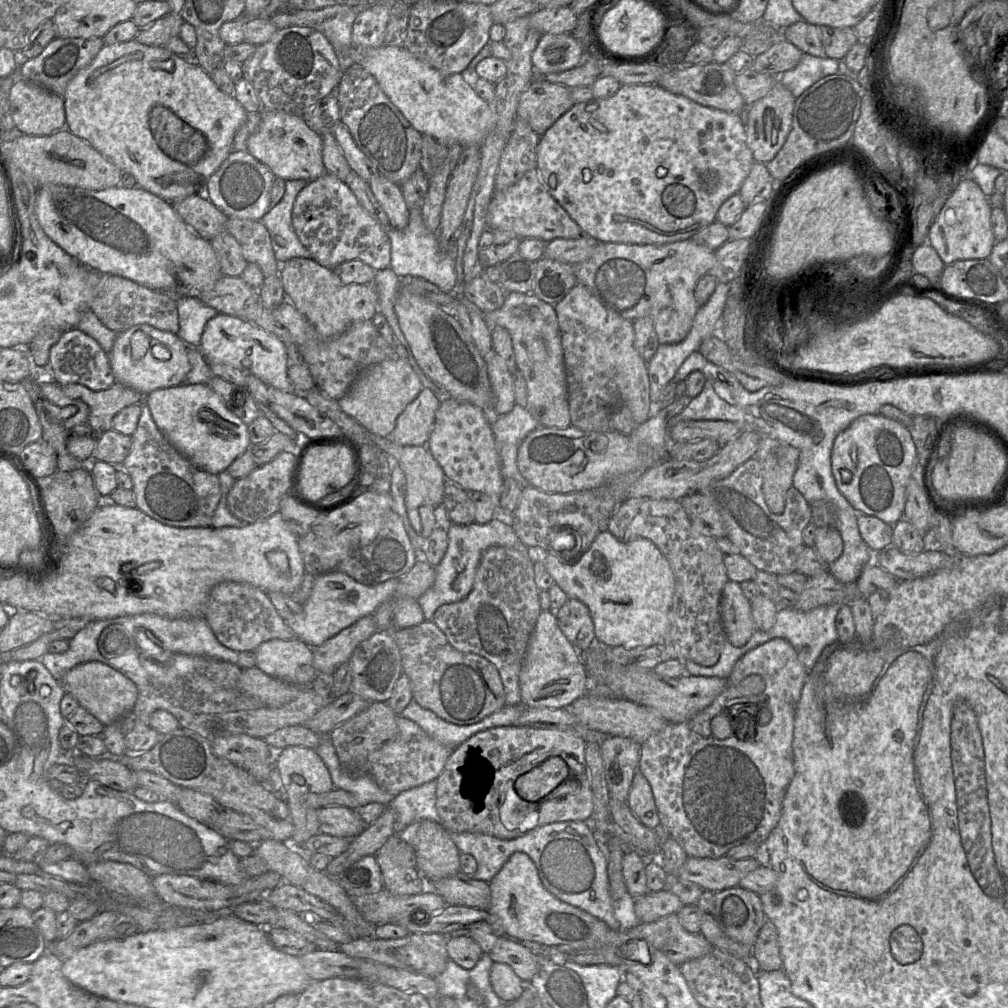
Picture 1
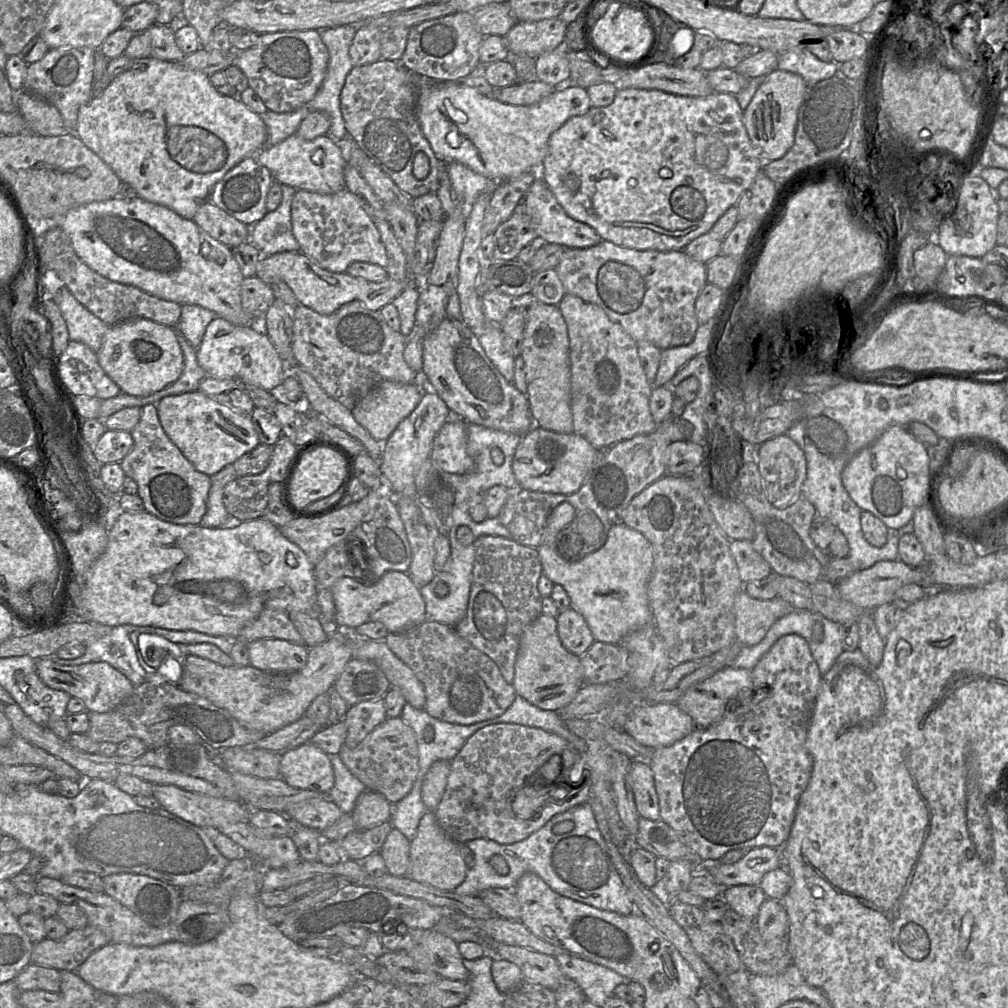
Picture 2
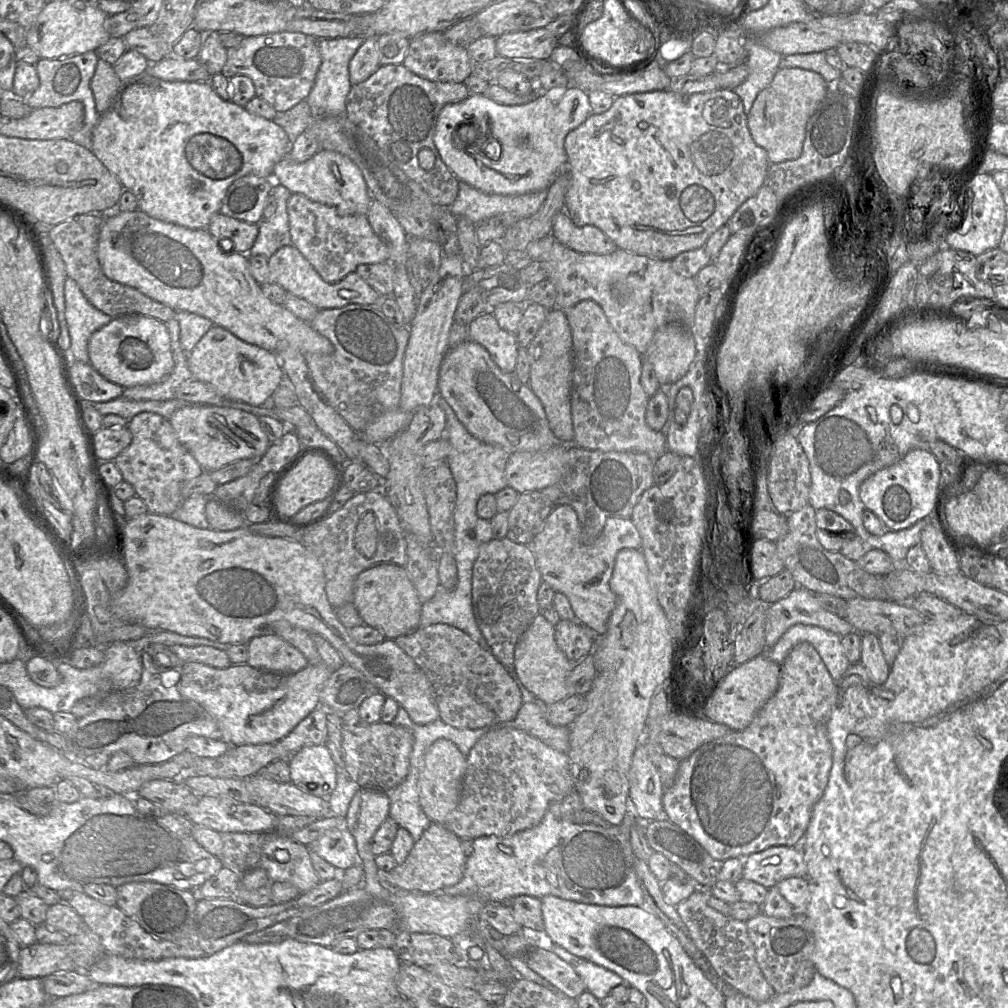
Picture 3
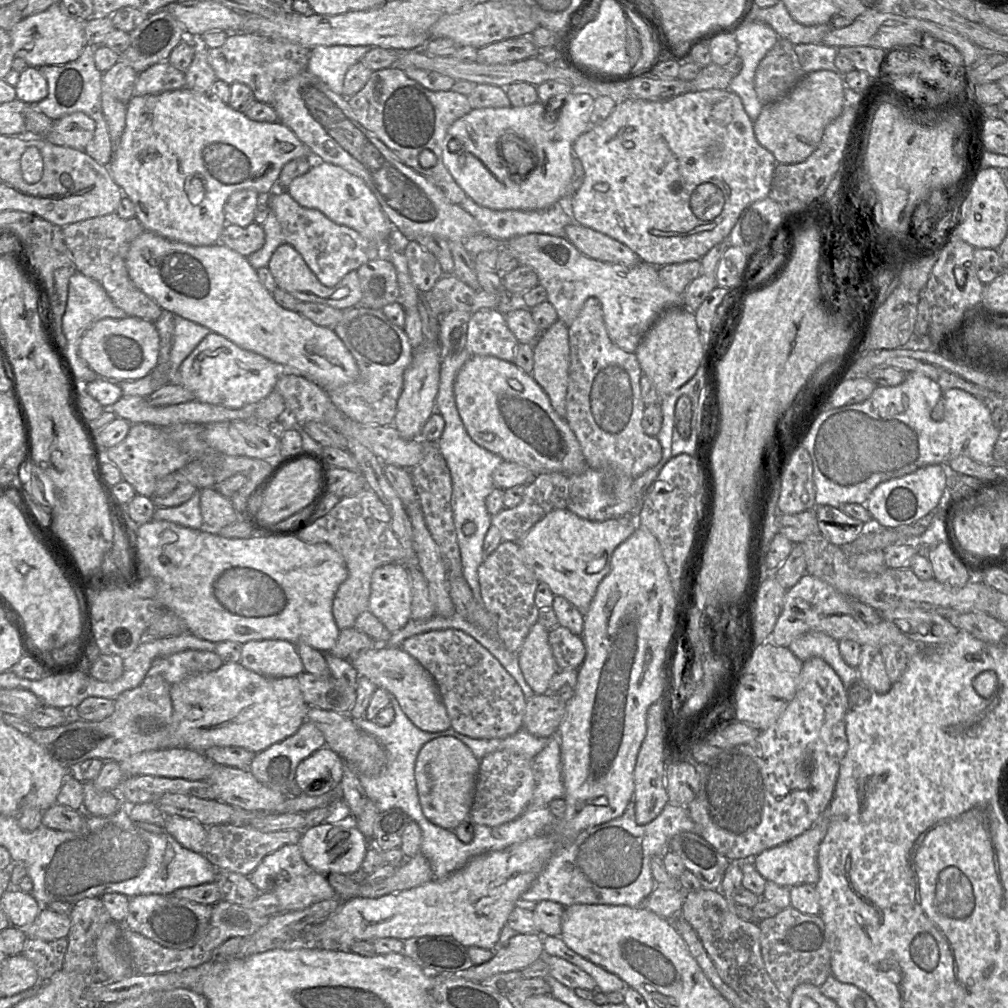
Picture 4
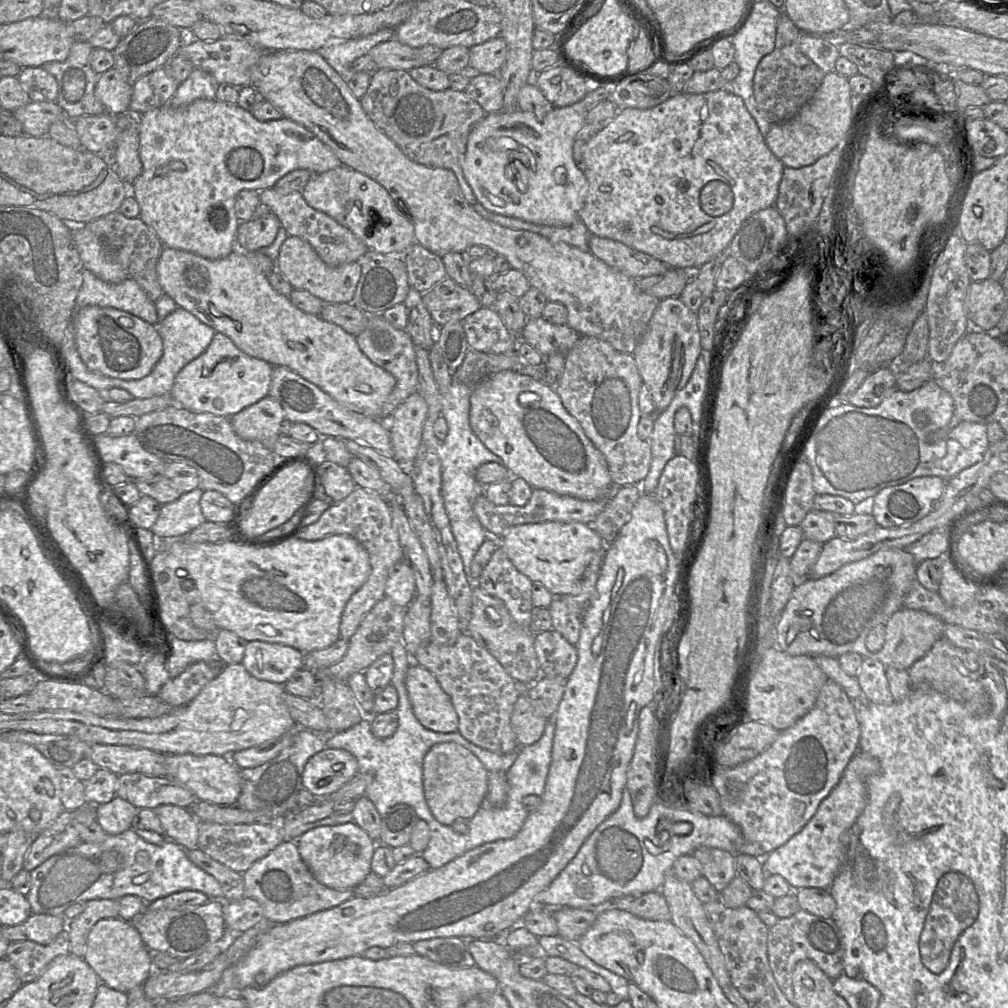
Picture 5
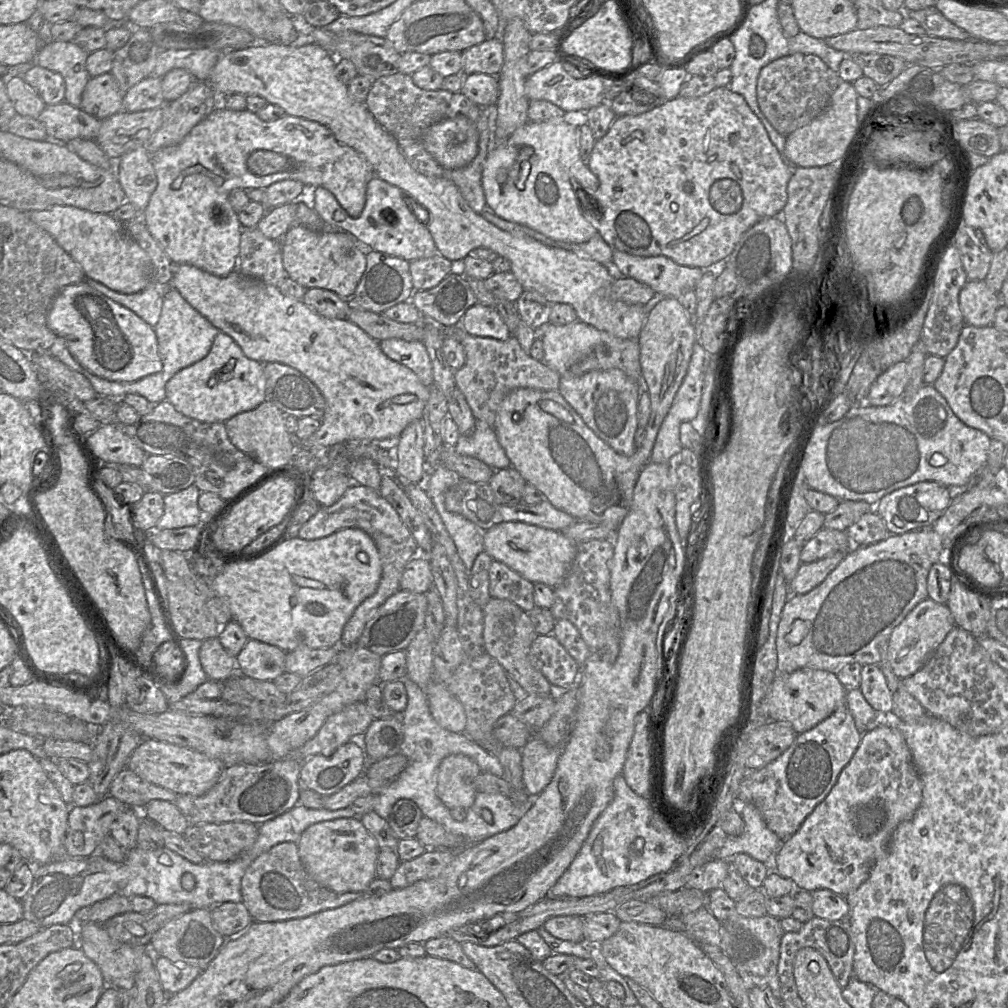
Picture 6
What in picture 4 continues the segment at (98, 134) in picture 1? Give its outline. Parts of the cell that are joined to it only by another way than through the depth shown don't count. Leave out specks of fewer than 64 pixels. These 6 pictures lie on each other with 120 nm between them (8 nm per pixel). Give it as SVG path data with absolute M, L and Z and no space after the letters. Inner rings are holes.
M183 87L158 95L132 96L126 104L125 129L107 167L123 195L133 202L135 218L145 231L191 246L210 246L220 242L227 223L224 207L233 192L252 189L269 195L276 189L286 163L312 157L311 149L279 120L251 120L210 93Z

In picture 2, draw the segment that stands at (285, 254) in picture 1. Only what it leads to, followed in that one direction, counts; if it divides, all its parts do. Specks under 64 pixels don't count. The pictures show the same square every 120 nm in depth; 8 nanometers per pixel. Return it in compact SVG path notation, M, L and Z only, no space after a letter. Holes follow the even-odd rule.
M282 184L281 190L282 199L279 206L274 211L267 211L261 220L251 226L249 242L262 256L300 251L291 223L291 204L297 190L285 184Z

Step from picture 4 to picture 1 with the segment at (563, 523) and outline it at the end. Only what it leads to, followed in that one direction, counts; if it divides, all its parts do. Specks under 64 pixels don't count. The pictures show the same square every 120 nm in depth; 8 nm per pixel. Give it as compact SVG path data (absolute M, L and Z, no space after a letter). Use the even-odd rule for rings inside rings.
M604 530L594 539L590 548L574 561L567 562L559 554L552 553L537 554L535 557L540 558L547 572L568 598L576 598L587 606L597 643L622 646L625 649L663 644L670 627L669 610L675 592L675 577L668 560L652 541L638 538L620 542Z

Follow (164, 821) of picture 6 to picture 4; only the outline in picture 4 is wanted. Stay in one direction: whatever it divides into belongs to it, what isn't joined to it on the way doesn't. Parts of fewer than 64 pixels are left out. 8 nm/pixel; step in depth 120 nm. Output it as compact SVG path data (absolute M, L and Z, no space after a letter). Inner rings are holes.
M168 815L165 830L184 848L204 855L207 827L203 824L178 815Z

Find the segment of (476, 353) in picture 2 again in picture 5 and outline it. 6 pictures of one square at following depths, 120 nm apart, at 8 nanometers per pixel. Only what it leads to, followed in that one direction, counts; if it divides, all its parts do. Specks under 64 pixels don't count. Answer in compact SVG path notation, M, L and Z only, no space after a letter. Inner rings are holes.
M511 370L492 374L472 388L469 422L472 431L489 451L500 457L512 477L524 479L532 488L545 489L581 500L609 499L616 487L603 454L565 409L553 385Z

